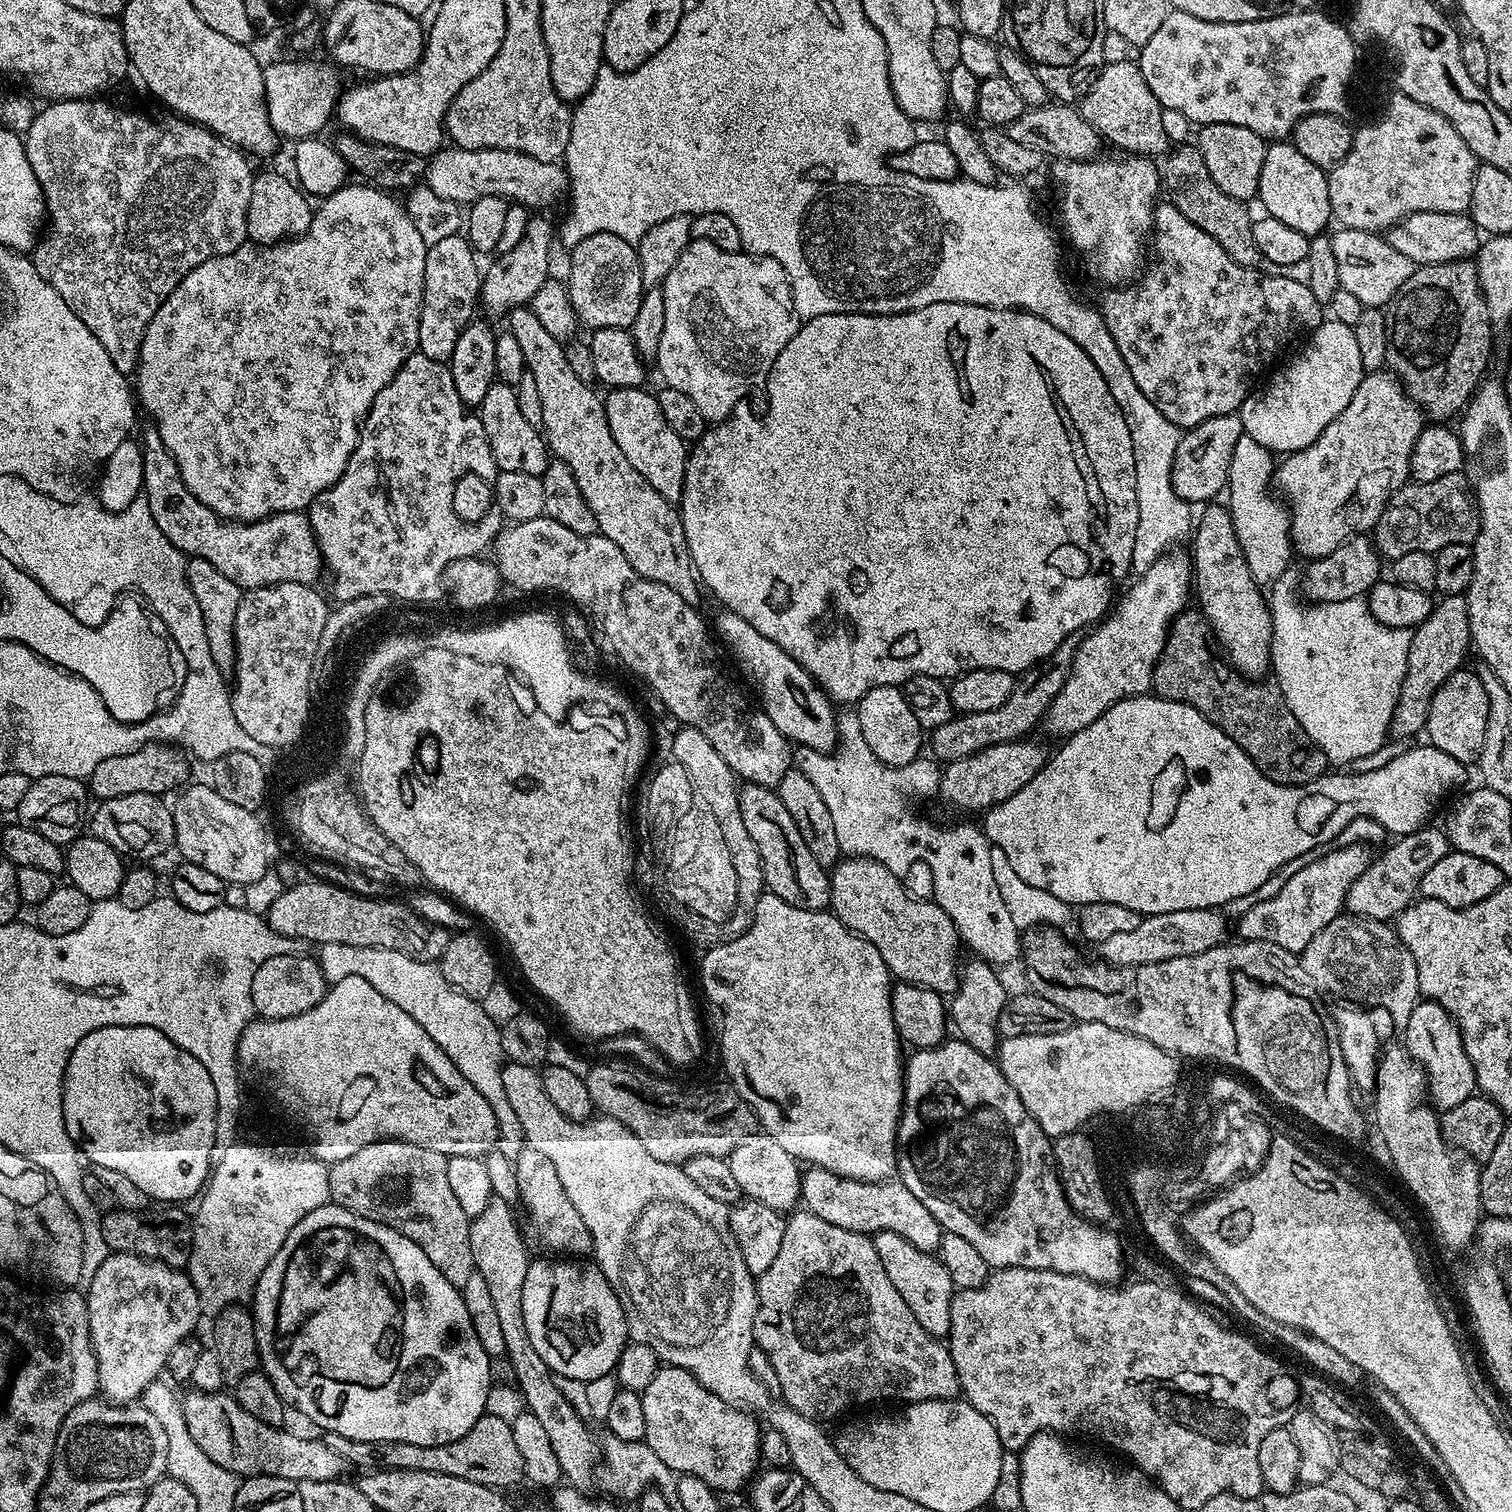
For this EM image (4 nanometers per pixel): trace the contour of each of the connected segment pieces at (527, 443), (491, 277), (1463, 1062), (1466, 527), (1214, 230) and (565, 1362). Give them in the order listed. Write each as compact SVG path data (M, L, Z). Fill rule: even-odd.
M494 383L486 390L486 398L478 405L478 415L486 430L494 462L501 472L519 470L522 474L543 476L550 463L550 449L542 435L541 429L530 426L522 409L518 406L516 389L511 384Z
M536 214L531 217L526 226L526 234L518 241L514 250L506 250L495 257L497 259L482 272L480 282L479 303L492 316L507 317L514 308L527 305L542 286L550 278L548 267L552 264L552 240L554 244L554 224L547 220L547 215Z
M1421 999L1410 1014L1410 1022L1402 1029L1403 1047L1409 1056L1424 1070L1426 1092L1431 1103L1441 1113L1449 1112L1458 1102L1466 1102L1477 1091L1476 1075L1470 1058L1464 1053L1464 1043L1455 1020L1446 1014L1441 1004ZM1433 1100L1433 1101L1432 1101Z
M1463 471L1446 474L1446 478L1438 478L1438 482L1409 482L1392 495L1387 506L1382 510L1374 529L1376 551L1385 561L1391 562L1402 558L1402 554L1410 554L1414 550L1435 553L1451 544L1472 545L1480 529L1480 514L1476 510L1476 497L1472 495L1472 485L1468 483Z
M1179 145L1173 147L1167 153L1166 159L1162 164L1162 188L1166 193L1167 199L1198 230L1206 230L1226 254L1237 266L1255 268L1260 261L1260 251L1258 246L1254 246L1254 230L1252 229L1253 213L1248 213L1249 205L1238 198L1230 198L1214 178L1210 178L1210 170L1206 170L1206 162L1202 158L1199 147L1194 145Z
M576 1258L548 1259L552 1260L533 1259L531 1263L529 1263L528 1269L526 1270L526 1282L522 1286L522 1314L526 1318L526 1334L530 1334L530 1342L534 1342L534 1350L538 1350L538 1358L542 1358L542 1362L546 1362L549 1372L555 1374L557 1377L565 1376L568 1380L587 1382L592 1379L600 1378L602 1375L611 1373L613 1369L615 1369L616 1363L622 1354L625 1344L629 1343L630 1340L628 1334L628 1323L624 1317L624 1311L620 1305L618 1294L614 1294L614 1290L610 1286L610 1282L606 1282L606 1278L602 1274L602 1270L596 1263L581 1262Z

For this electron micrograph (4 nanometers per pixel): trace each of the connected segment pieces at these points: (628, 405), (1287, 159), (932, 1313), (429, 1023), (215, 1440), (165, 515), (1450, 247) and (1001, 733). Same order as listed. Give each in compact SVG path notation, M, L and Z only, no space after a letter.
M644 386L611 389L607 393L609 396L603 397L606 422L610 426L610 434L614 434L614 442L618 442L618 450L622 450L622 454L626 458L626 462L630 462L630 466L634 466L634 470L638 470L638 474L642 474L642 478L646 478L646 482L650 482L650 486L654 486L654 490L658 490L658 494L662 494L662 498L666 498L676 506L679 505L682 498L682 486L686 478L686 462L690 448L682 438L678 438L678 434L674 434L674 430L670 430L655 395L651 391L648 393L646 389L647 387Z
M1272 142L1265 147L1258 200L1264 203L1263 211L1267 215L1310 238L1321 235L1332 220L1325 169L1314 166L1314 162L1307 160L1290 142Z
M878 1232L872 1236L874 1250L878 1250L878 1262L882 1262L882 1270L894 1282L894 1290L902 1294L902 1302L910 1306L918 1324L926 1330L926 1334L937 1338L947 1337L950 1330L950 1306L954 1295L954 1287L950 1273L939 1255L918 1250L914 1242L906 1242L902 1234Z
M326 943L317 952L316 959L329 985L352 976L365 978L374 990L401 1007L426 1030L431 1040L458 1067L462 1076L489 1102L495 1121L498 1122L497 1151L514 1162L523 1152L526 1141L518 1114L514 1106L510 1105L502 1081L506 1057L501 1046L499 1023L486 1012L485 1005L463 995L448 983L437 961L412 959L409 955L385 948L341 943Z
M188 1390L182 1396L184 1405L184 1417L186 1426L190 1430L190 1438L198 1442L202 1454L218 1466L236 1473L237 1477L247 1478L249 1476L273 1476L274 1478L286 1478L297 1482L326 1482L327 1480L338 1480L345 1475L344 1471L350 1468L350 1462L338 1450L330 1450L330 1446L324 1444L323 1439L311 1440L308 1436L299 1436L296 1432L287 1432L287 1427L267 1424L254 1414L250 1414L237 1402L235 1395L224 1396L223 1391L201 1392L199 1390Z
M154 428L148 429L142 439L142 447L142 495L150 506L150 514L154 514L154 522L158 522L158 530L162 530L162 534L166 534L166 538L170 538L173 546L185 557L206 558L206 562L211 562L242 590L265 588L282 582L317 583L316 579L322 573L320 547L304 512L274 512L261 520L247 522L223 520L210 510L210 506L202 506L202 502L186 490L186 482L182 482L182 474L174 458Z
M1415 212L1387 229L1386 239L1398 254L1406 254L1413 265L1423 266L1475 257L1480 250L1482 233L1471 215L1462 212Z
M1079 635L1068 636L1062 642L1058 658L1049 658L1034 668L1028 669L1017 679L1016 688L995 710L985 712L965 712L953 715L950 722L931 729L932 752L931 755L940 762L951 762L961 760L967 756L973 756L975 752L981 752L984 748L1005 744L1011 740L1019 740L1029 735L1035 724L1043 721L1048 707L1058 698L1058 694L1064 688L1068 677L1068 671L1072 669L1072 659L1076 649L1080 646Z

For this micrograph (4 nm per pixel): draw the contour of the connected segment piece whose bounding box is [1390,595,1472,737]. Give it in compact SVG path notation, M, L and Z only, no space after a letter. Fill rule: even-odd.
M1446 596L1437 599L1426 622L1411 629L1412 641L1410 654L1406 662L1406 674L1400 687L1400 697L1392 715L1391 735L1416 736L1428 726L1430 702L1434 702L1434 694L1450 678L1450 674L1461 671L1465 667L1464 659L1470 656L1472 631L1468 621L1468 597Z

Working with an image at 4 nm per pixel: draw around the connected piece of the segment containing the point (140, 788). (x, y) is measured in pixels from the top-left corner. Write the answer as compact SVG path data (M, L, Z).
M163 742L144 744L130 754L102 758L102 762L98 762L98 766L94 766L86 778L88 791L97 801L122 798L122 794L154 794L163 797L164 792L171 788L179 789L185 783L183 780L188 776L189 757L183 754L179 747Z

